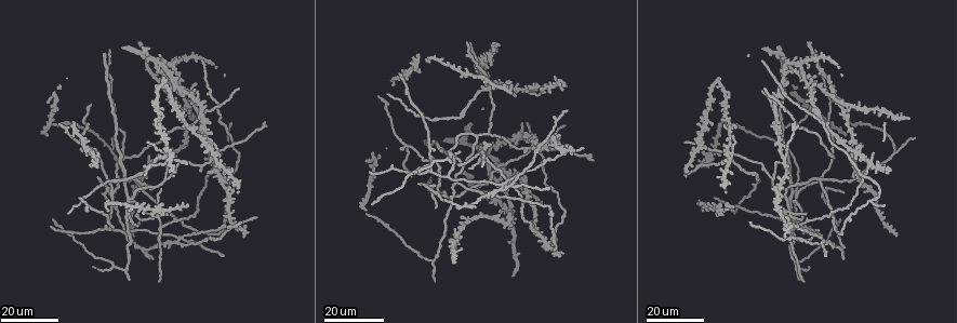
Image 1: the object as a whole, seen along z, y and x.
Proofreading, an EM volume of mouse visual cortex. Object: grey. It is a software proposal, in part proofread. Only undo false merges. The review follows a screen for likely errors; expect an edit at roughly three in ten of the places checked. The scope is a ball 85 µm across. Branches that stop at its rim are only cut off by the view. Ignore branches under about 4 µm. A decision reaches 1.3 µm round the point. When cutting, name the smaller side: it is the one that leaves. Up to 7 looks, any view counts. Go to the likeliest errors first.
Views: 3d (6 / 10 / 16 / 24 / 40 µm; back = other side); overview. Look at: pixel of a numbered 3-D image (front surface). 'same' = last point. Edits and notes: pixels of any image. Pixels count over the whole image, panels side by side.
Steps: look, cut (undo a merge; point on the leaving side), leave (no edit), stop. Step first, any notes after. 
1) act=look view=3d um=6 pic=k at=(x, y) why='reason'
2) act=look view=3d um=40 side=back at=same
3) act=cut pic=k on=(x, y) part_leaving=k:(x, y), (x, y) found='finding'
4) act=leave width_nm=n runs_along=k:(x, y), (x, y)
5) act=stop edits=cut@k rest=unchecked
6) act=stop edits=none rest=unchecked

act=look view=3d um=16 pic=1 at=(158, 217) why='four or more arms meet'

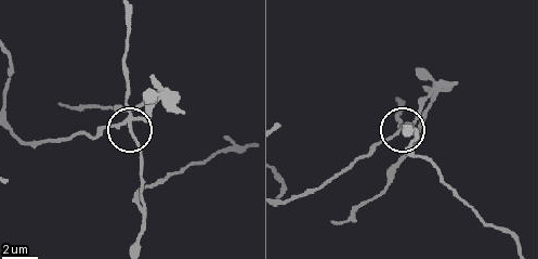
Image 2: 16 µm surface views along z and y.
act=look view=3d um=6 pic=2 at=(126, 123)

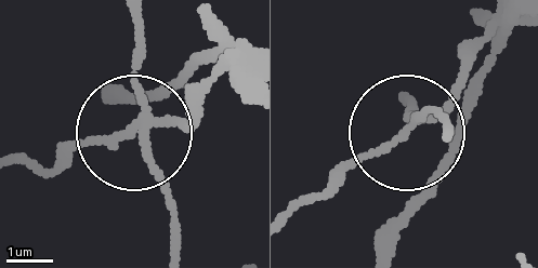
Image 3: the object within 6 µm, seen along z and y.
act=cut pic=3 on=(156, 91) part_leaving=3:(149, 123), (25, 165) found='a second neuron is stuck on'

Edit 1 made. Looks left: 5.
act=look view=3d um=24 pic=1 at=(770, 177) why='three arms meet'

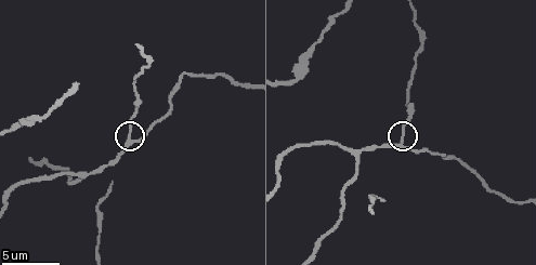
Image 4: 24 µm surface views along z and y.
act=look view=3d um=10 pic=4 at=(128, 140) why='closer look'

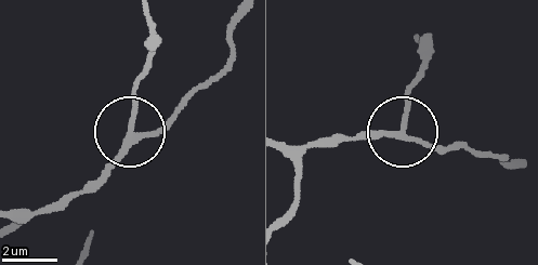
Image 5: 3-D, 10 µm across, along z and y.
act=leave width_nm=200 runs_along=5:(244, 15), (222, 64), (145, 134), (131, 127), (136, 80) found='one neuron here'

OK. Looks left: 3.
act=look view=3d um=16 pic=1 at=(125, 157) why='a fork'

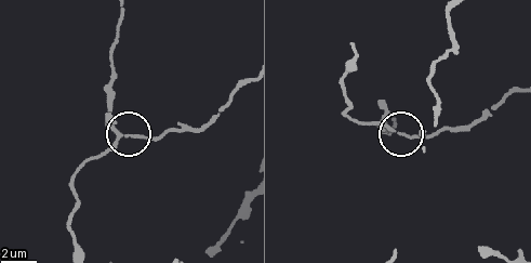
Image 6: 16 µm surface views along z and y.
act=look view=3d um=6 pic=6 at=(391, 130)

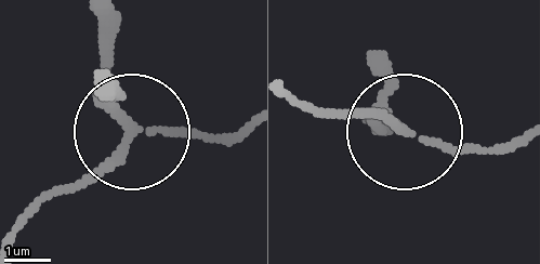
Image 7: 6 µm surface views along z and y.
act=leave width_nm=160 found='continuous, no second neuron'

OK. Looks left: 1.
act=look view=3d um=6 pic=4 at=(358, 156) why='three-way junction'

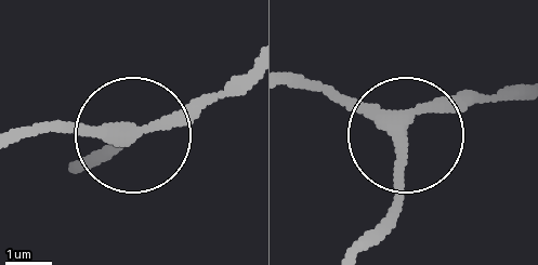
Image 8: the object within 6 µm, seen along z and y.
act=leave arms=3 runs_along=8:(247, 68), (119, 137), (29, 126) found='continuous, no second neuron'

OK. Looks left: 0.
act=stop edits=cut@3 rest=unchecked

